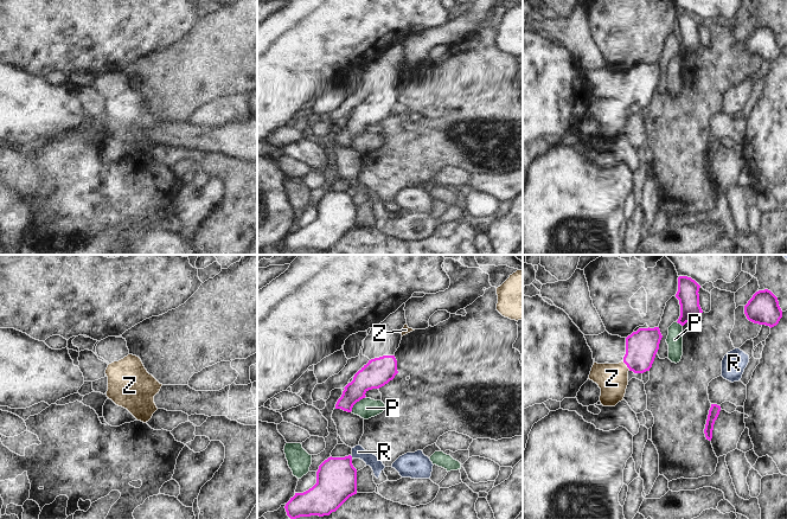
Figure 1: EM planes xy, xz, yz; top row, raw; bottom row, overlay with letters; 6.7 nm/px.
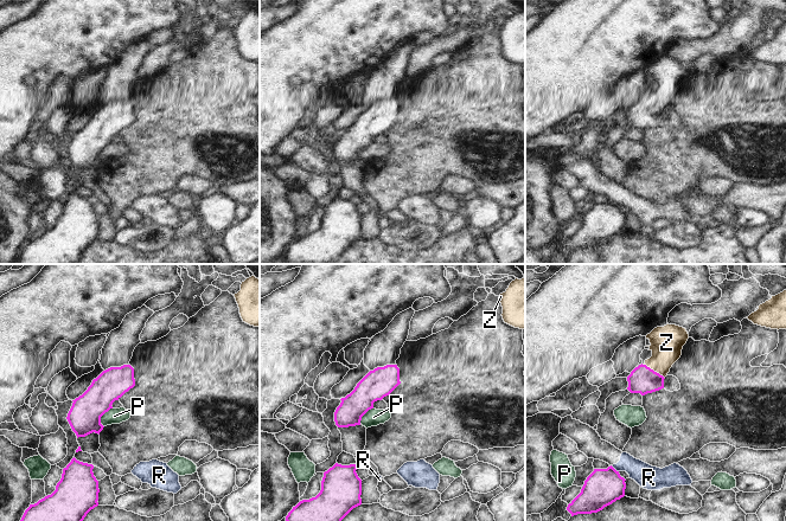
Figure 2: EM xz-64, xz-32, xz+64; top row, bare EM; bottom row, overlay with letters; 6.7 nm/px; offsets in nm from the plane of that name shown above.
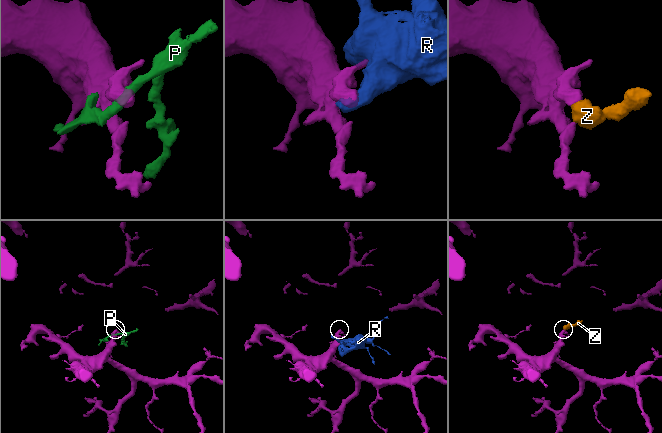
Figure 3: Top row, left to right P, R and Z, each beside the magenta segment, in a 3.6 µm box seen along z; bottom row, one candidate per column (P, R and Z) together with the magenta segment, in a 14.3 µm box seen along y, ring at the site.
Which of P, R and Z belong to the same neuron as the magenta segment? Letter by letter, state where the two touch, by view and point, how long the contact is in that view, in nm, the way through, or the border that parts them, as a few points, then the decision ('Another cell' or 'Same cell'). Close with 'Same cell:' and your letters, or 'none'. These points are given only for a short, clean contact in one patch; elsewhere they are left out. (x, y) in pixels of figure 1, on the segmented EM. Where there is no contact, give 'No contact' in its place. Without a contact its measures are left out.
P: Touches magenta at xz (356, 402). Shared border 160 nm. Boundary: xz (365, 396), (350, 411). Another cell
R: Touches magenta at xz (351, 456). Shared border 30 nm. Boundary: xz (350, 455), (352, 457). Another cell
Z: Touches magenta at yz (627, 366). Shared border 80 nm. Path across: yz (641, 346), (640, 353), (627, 366), (612, 378). Same cell
Same cell: Z

